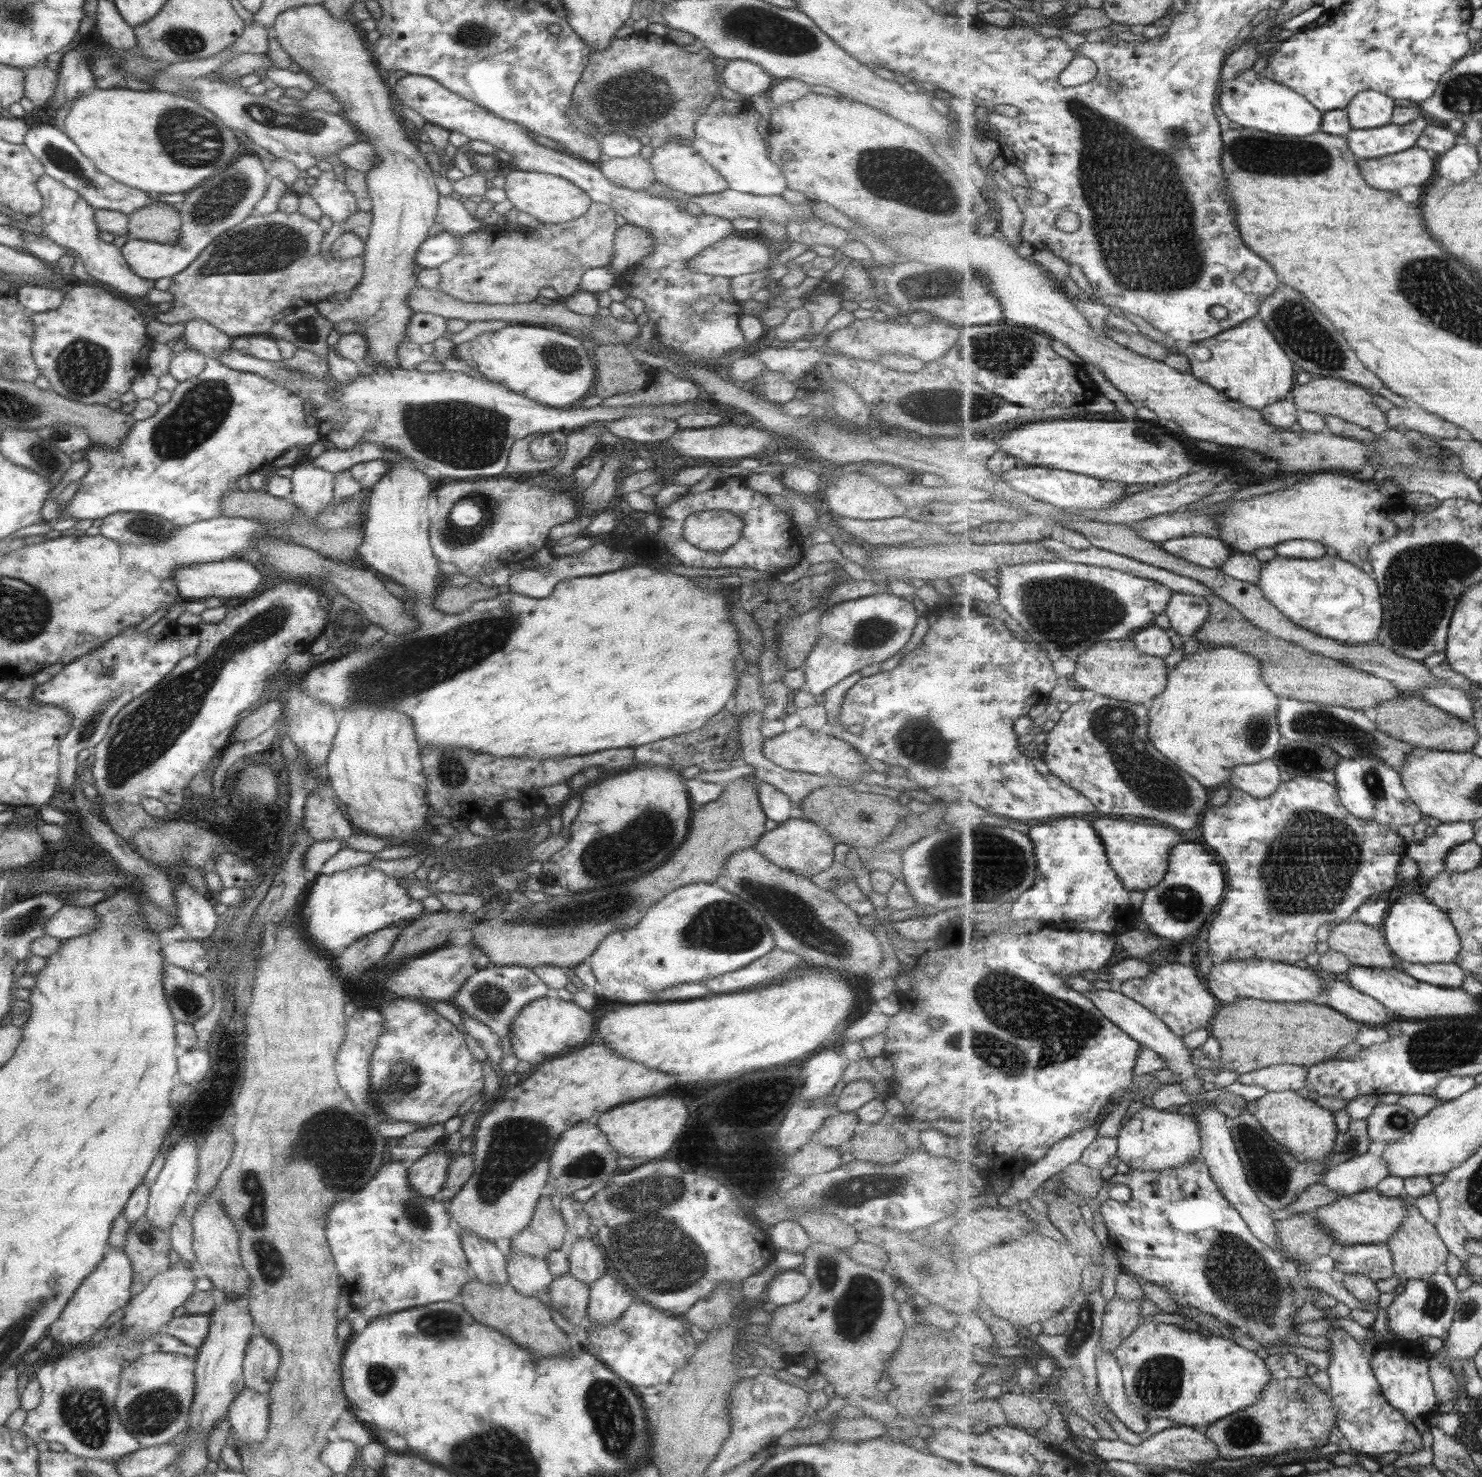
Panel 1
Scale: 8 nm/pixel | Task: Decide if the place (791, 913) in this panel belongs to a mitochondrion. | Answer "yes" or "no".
yes

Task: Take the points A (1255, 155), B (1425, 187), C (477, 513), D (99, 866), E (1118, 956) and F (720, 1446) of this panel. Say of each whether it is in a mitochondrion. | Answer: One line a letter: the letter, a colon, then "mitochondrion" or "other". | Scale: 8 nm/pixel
A: mitochondrion
B: other
C: mitochondrion
D: mitochondrion
E: other
F: other

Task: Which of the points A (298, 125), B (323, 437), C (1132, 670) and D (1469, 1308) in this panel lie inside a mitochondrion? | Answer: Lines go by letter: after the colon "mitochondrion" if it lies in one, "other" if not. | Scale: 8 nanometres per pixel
A: mitochondrion
B: other
C: other
D: mitochondrion

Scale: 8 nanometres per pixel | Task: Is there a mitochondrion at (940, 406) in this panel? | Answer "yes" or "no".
yes

